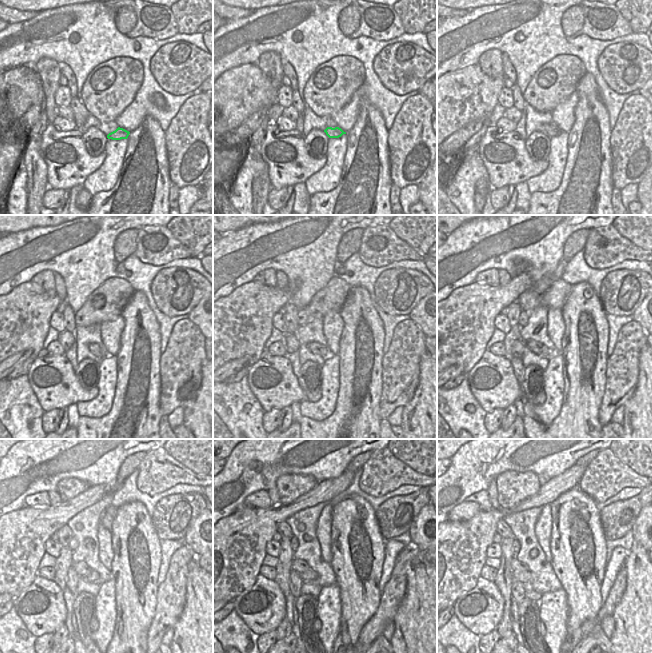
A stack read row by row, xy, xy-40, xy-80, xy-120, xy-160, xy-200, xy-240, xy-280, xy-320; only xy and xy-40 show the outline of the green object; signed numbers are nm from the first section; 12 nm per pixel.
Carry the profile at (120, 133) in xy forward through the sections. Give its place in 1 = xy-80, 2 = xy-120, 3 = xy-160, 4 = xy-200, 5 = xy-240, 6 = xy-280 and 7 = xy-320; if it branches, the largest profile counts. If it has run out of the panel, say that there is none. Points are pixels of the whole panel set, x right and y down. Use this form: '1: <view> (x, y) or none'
1: xy-80 (551, 129)
2: xy-120 (100, 351)
3: xy-160 (316, 348)
4: xy-200 (538, 348)
5: xy-240 (82, 569)
6: xy-280 (300, 566)
7: xy-320 (516, 565)

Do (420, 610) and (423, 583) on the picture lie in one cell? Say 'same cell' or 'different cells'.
same cell

